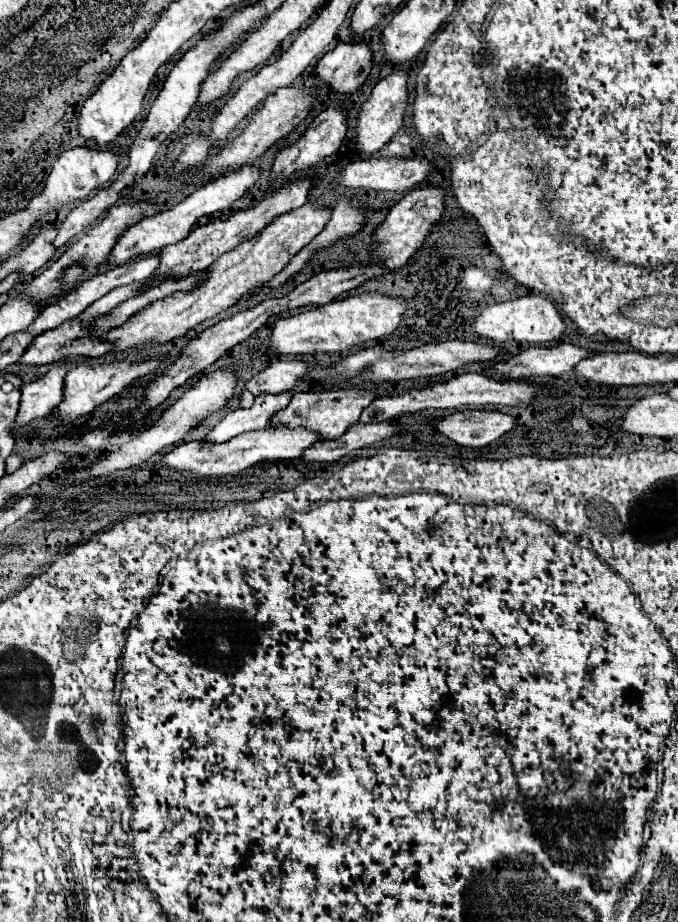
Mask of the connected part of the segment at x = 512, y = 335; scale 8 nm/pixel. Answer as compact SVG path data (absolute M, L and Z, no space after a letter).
M530 293L524 297L518 297L514 301L496 303L486 307L472 323L472 331L480 337L490 339L496 345L504 345L508 341L516 343L530 343L530 345L542 345L560 339L560 335L566 331L566 323L562 315L556 311L554 303L538 293Z

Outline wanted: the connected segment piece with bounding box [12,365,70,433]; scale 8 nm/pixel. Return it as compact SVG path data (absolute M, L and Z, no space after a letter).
M68 365L64 367L52 367L44 377L40 377L34 383L22 385L22 399L20 399L20 409L16 415L16 421L12 425L12 431L16 433L24 425L32 423L34 419L46 417L62 397L62 383L64 375L68 373Z

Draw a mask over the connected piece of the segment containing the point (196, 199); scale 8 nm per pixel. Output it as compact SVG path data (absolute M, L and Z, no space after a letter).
M244 165L240 167L238 171L232 171L232 173L226 173L226 175L220 175L204 185L200 185L192 195L188 195L184 201L176 203L174 207L170 209L164 209L164 211L158 211L156 215L150 215L146 219L142 219L140 223L132 225L122 237L120 241L114 245L112 253L108 255L108 263L116 263L116 265L124 265L130 257L136 257L136 255L142 255L142 253L148 253L152 249L162 249L166 245L172 245L176 241L182 241L184 237L188 237L188 233L192 231L192 225L204 217L204 215L212 215L216 211L224 211L228 209L234 201L242 199L252 187L254 183L260 179L260 169L256 165Z

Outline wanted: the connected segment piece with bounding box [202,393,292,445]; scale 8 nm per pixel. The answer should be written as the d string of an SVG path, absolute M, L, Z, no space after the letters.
M282 393L282 395L258 395L254 405L250 409L236 409L230 411L202 441L212 445L212 443L226 443L234 439L240 433L246 431L256 431L264 429L274 413L280 409L286 409L290 403L292 393Z

